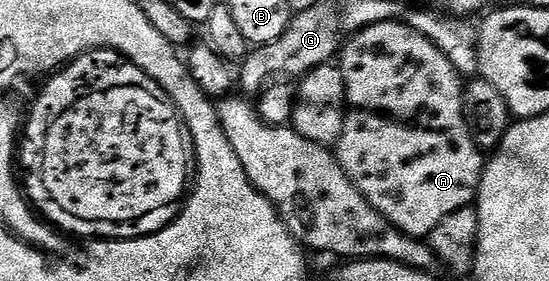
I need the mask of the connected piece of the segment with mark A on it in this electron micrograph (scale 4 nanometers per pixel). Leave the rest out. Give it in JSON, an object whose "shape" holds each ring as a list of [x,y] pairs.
{"shape":[[[403,20],[374,23],[370,27],[366,27],[361,33],[353,33],[344,42],[338,54],[338,67],[342,71],[344,86],[346,87],[346,116],[342,135],[334,146],[336,162],[340,164],[342,171],[346,171],[350,183],[354,183],[354,187],[358,187],[362,196],[395,229],[402,230],[408,237],[427,238],[428,233],[434,231],[434,227],[438,227],[438,223],[442,223],[442,219],[446,219],[446,215],[450,215],[459,209],[467,209],[475,202],[476,194],[480,191],[480,180],[484,174],[486,157],[476,145],[476,141],[472,137],[472,129],[468,126],[468,117],[464,114],[466,85],[462,80],[462,75],[450,63],[450,59],[446,59],[446,55],[442,55],[442,51],[438,51],[438,47],[434,47],[434,43],[430,43],[430,39],[426,39],[426,35],[414,31]]]}

